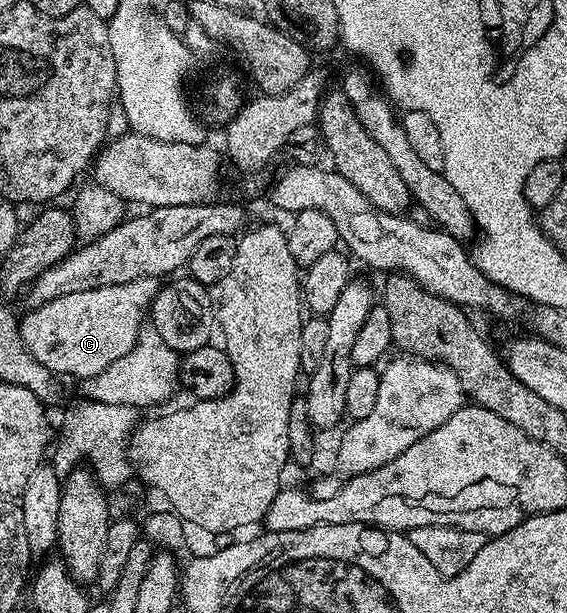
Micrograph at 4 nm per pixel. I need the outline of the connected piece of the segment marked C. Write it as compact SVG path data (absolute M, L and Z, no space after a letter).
M146 278L130 281L129 284L106 285L105 288L56 297L40 308L29 310L24 315L25 319L19 320L20 336L26 349L30 349L32 356L38 361L42 361L42 365L46 365L46 369L50 369L58 377L76 375L77 380L89 379L102 373L102 369L106 369L106 365L114 365L114 361L118 361L118 357L126 357L126 353L130 353L130 349L134 349L140 336L140 328L149 314L152 299L159 288L159 280Z

